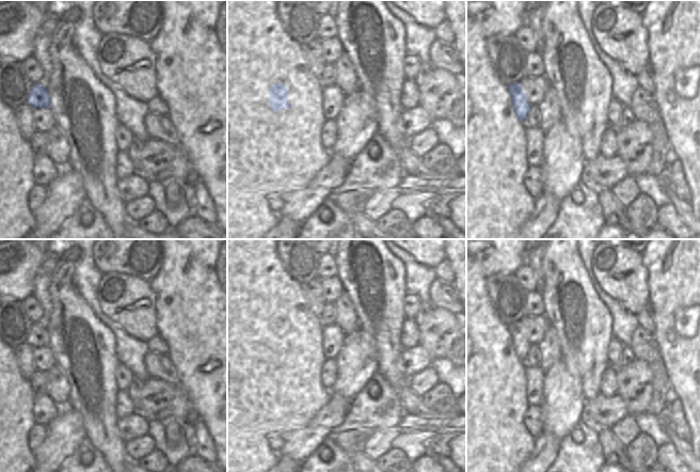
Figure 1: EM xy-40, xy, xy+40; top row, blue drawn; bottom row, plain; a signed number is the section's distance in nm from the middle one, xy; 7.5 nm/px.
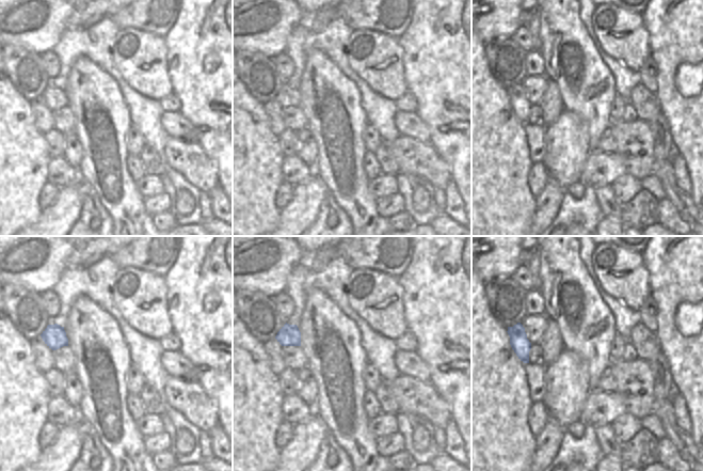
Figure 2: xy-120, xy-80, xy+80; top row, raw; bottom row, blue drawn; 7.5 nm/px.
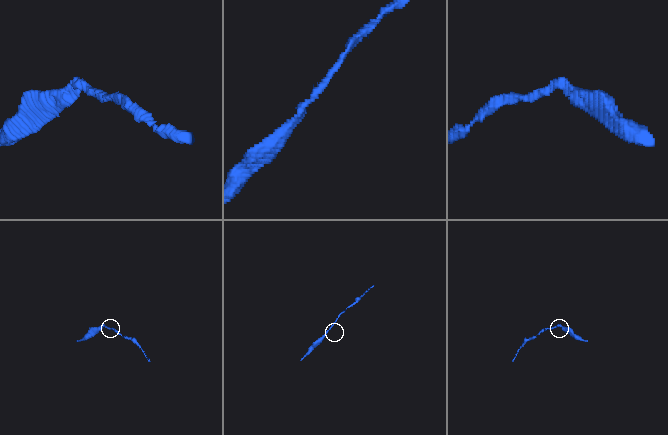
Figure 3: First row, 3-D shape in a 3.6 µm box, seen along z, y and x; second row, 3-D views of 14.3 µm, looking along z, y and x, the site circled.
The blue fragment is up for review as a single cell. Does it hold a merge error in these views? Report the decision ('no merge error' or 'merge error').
merge error

